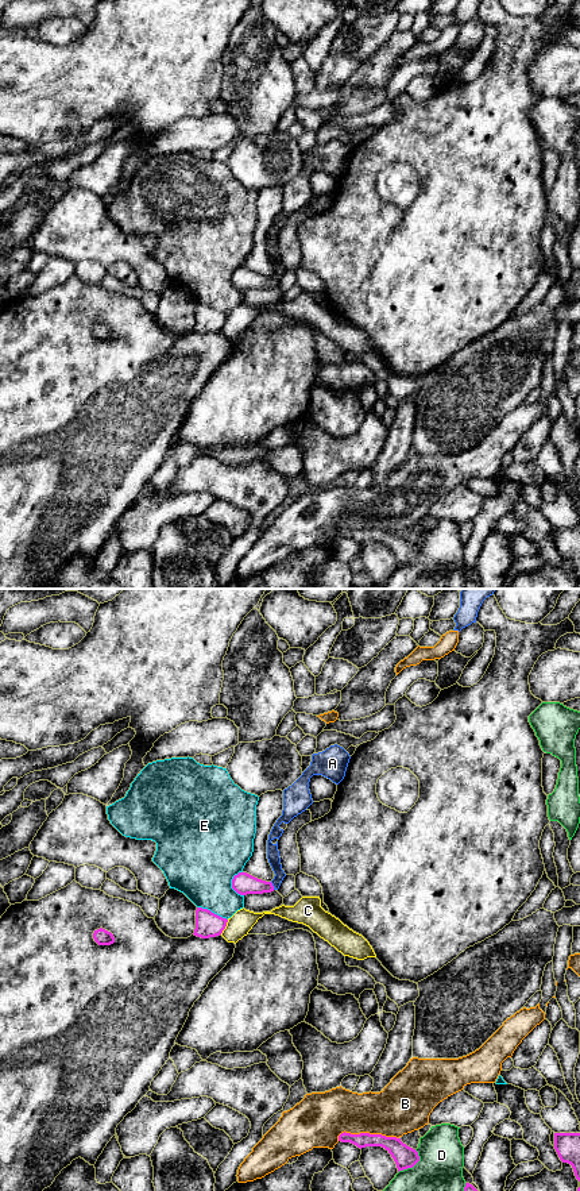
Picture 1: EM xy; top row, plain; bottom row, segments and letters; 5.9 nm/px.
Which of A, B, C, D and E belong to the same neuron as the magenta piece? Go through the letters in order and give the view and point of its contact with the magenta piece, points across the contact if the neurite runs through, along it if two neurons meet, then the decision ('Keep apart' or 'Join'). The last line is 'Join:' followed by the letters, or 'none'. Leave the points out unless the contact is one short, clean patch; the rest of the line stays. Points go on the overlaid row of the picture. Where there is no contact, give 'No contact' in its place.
A: Touches magenta at xy (273, 886). Path across: xy (243, 883), (273, 886), (277, 881), (273, 854). Join
B: Touches magenta at xy (368, 1133). Keep apart
C: Touches magenta at xy (225, 925). Keep apart
D: Touches magenta at xy (413, 1166). Keep apart
E: Touches magenta at xy (232, 885). Keep apart
Join: A

